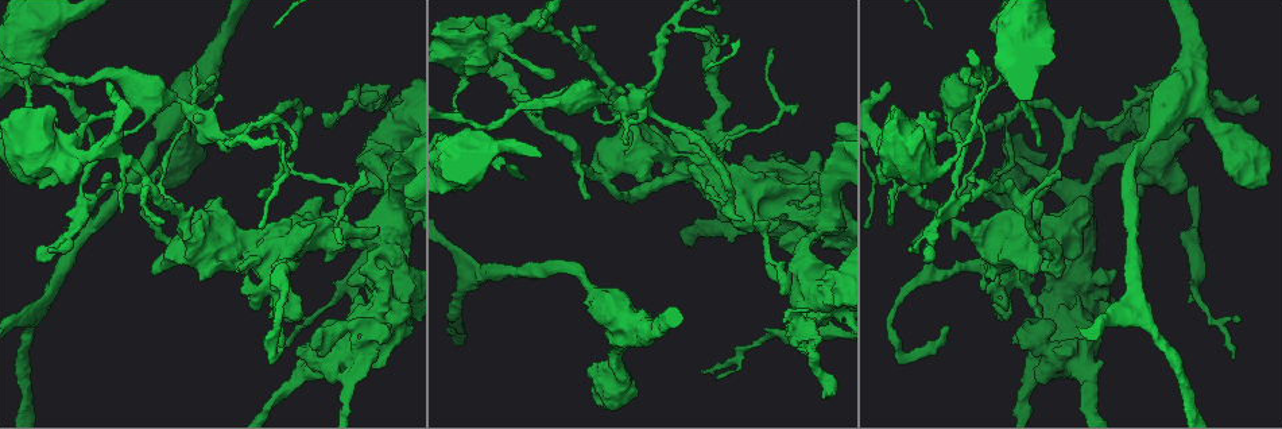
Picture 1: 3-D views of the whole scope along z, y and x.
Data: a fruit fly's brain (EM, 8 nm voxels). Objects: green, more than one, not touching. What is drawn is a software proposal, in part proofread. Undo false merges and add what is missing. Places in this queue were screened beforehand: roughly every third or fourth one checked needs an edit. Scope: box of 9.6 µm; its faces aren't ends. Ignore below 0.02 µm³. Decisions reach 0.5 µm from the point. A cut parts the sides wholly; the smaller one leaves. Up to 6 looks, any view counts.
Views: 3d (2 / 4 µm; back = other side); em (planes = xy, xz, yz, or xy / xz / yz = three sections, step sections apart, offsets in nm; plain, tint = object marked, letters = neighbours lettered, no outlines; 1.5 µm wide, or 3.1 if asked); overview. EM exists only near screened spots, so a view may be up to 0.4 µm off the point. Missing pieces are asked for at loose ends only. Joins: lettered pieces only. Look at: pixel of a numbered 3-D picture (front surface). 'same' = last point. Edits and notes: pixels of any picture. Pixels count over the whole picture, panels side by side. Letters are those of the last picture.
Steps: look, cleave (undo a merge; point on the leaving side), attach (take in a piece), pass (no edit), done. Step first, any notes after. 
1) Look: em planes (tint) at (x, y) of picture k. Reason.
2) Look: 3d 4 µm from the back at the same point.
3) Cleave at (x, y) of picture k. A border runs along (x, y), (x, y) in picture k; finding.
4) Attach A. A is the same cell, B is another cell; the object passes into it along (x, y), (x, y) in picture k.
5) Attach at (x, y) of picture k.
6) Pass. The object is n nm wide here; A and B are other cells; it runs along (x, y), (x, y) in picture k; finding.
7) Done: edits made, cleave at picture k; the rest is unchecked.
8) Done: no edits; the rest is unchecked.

Look: em planes (letters) at (376, 227) of picture 1. Branch stops here.

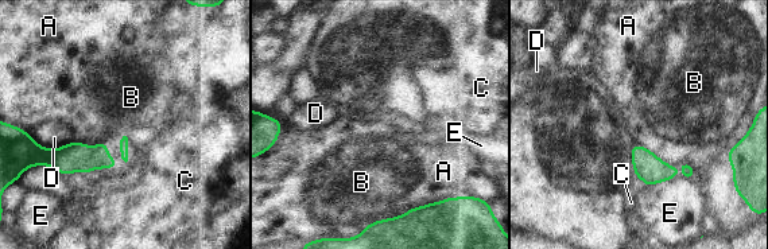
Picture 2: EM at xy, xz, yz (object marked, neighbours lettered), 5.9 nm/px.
Pass. A, B, C, D and E are other cells; none of them fits.

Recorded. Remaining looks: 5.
Look: 3d 4 µm at (609, 82) of picture 1. Thick turns thin.

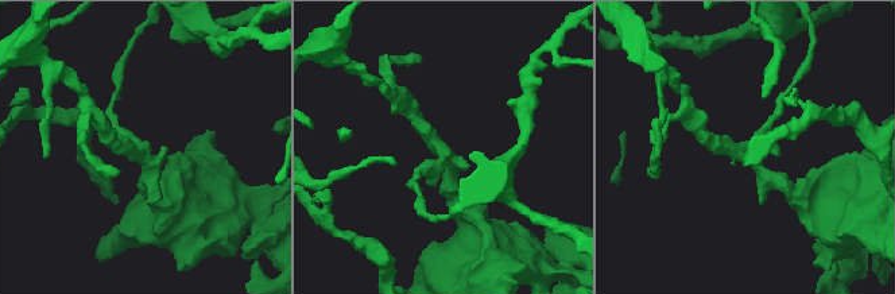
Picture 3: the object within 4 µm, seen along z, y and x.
Look: em xz step 8 (tint) at (136, 152) of picture 3. 3 arms meet here; shape alone is not enough.

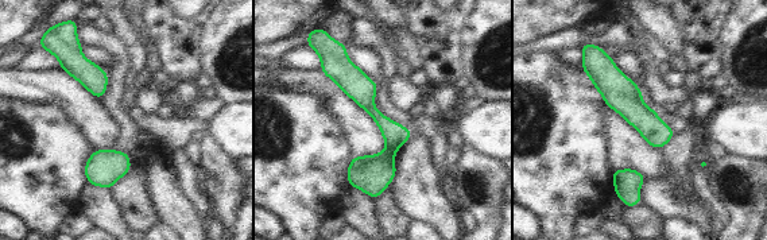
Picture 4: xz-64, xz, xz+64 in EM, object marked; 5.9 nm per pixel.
Look: em xz step 8 (letters) at the same point.

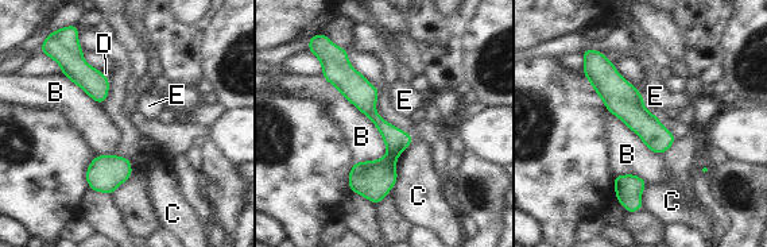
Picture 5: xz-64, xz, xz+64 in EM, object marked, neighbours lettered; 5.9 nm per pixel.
Cleave at (374, 180) of picture 5. The object is 130 nm wide here; the longest contact is with B, 600 nm; B, C, D and E are other cells; a second cell is stuck on.

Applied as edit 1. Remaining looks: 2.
Done: edits made, cleave at picture 5; the rest is unchecked.

